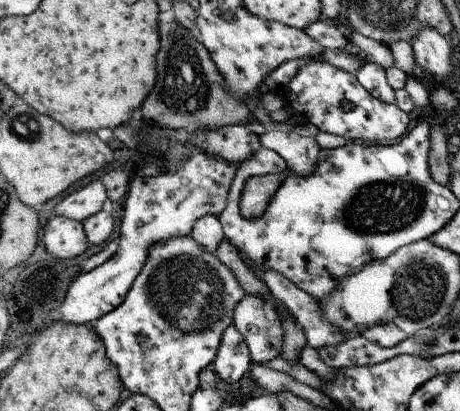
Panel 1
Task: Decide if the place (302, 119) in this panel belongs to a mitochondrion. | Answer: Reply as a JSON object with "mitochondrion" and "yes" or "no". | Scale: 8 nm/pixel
{"mitochondrion":"no"}

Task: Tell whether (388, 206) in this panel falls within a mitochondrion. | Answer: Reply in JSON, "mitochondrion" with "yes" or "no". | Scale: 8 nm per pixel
{"mitochondrion":"yes"}

